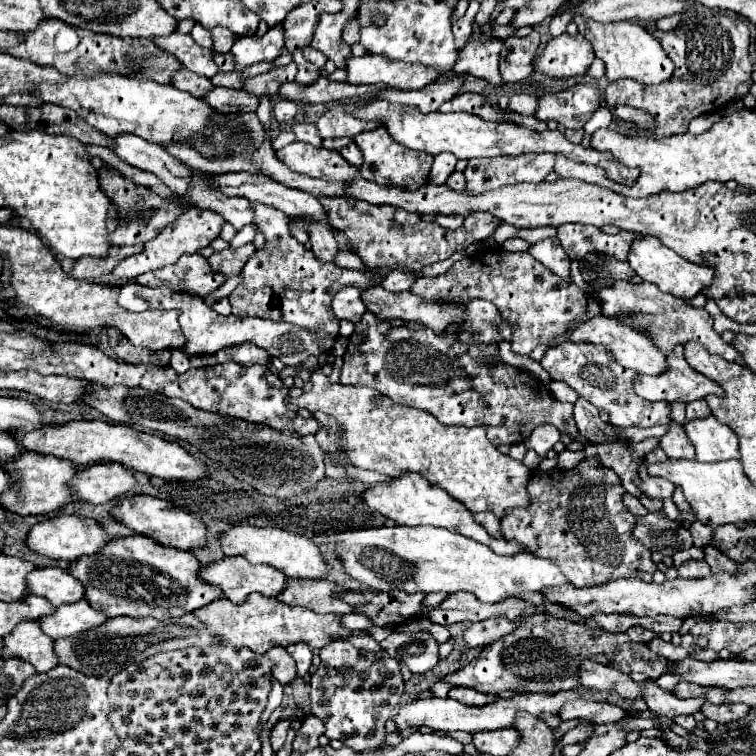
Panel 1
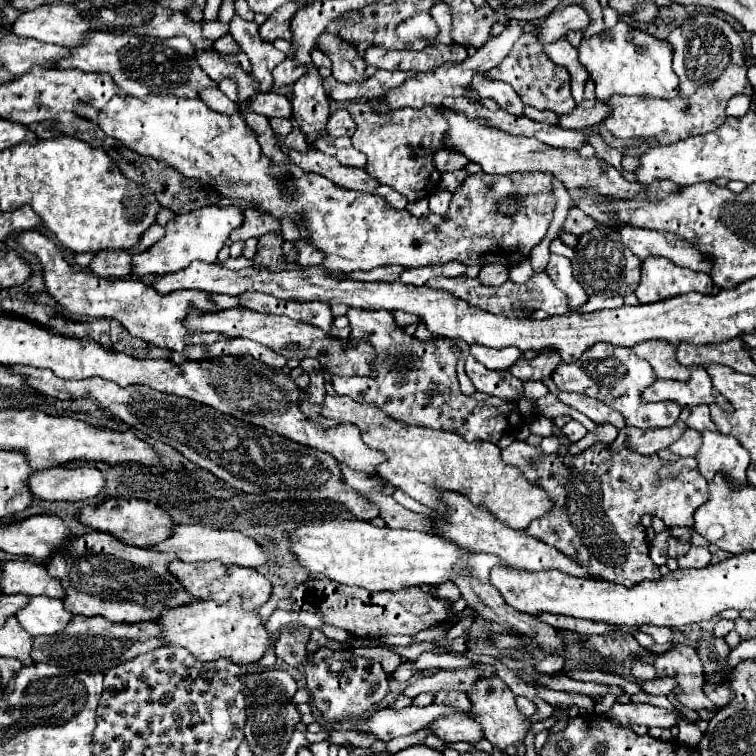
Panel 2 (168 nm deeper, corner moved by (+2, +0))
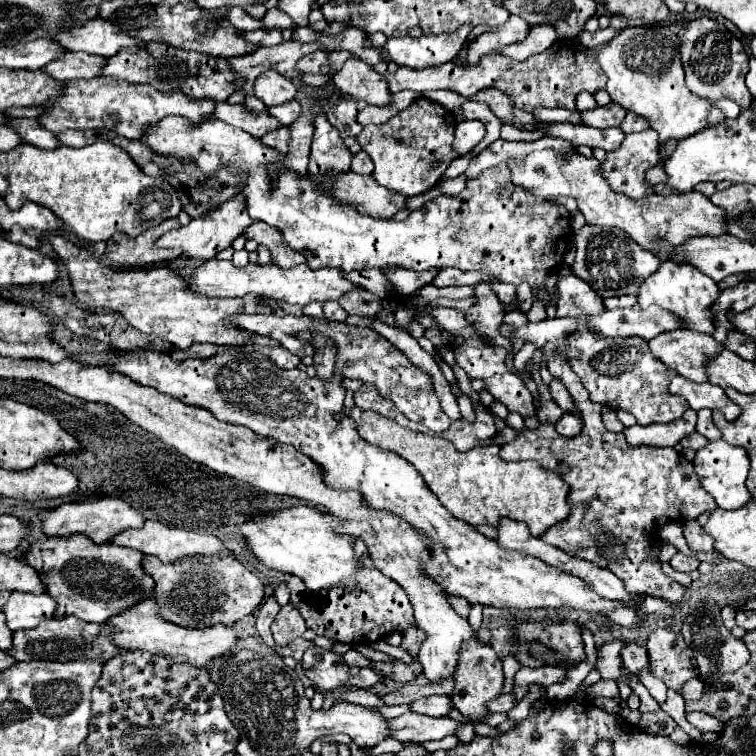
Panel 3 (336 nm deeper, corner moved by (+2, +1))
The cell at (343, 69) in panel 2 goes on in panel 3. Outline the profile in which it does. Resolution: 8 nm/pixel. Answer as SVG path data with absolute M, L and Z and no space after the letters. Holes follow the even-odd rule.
M348 59L344 67L332 77L332 81L342 93L352 95L358 101L366 101L368 105L388 107L392 103L392 93L388 91L384 75L376 73L364 61Z

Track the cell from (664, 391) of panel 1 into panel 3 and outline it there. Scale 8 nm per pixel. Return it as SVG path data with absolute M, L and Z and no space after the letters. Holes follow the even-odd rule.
M676 375L670 383L670 393L672 395L682 395L690 403L694 411L700 409L720 409L728 421L734 421L742 411L740 407L730 401L724 393L722 387L716 387L712 383L694 383L690 379L684 379Z

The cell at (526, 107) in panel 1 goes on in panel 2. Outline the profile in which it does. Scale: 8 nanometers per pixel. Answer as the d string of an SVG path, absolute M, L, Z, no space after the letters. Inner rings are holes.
M532 106L524 108L524 116L536 120L536 122L548 122L548 124L556 124L556 114L550 110L536 110Z

